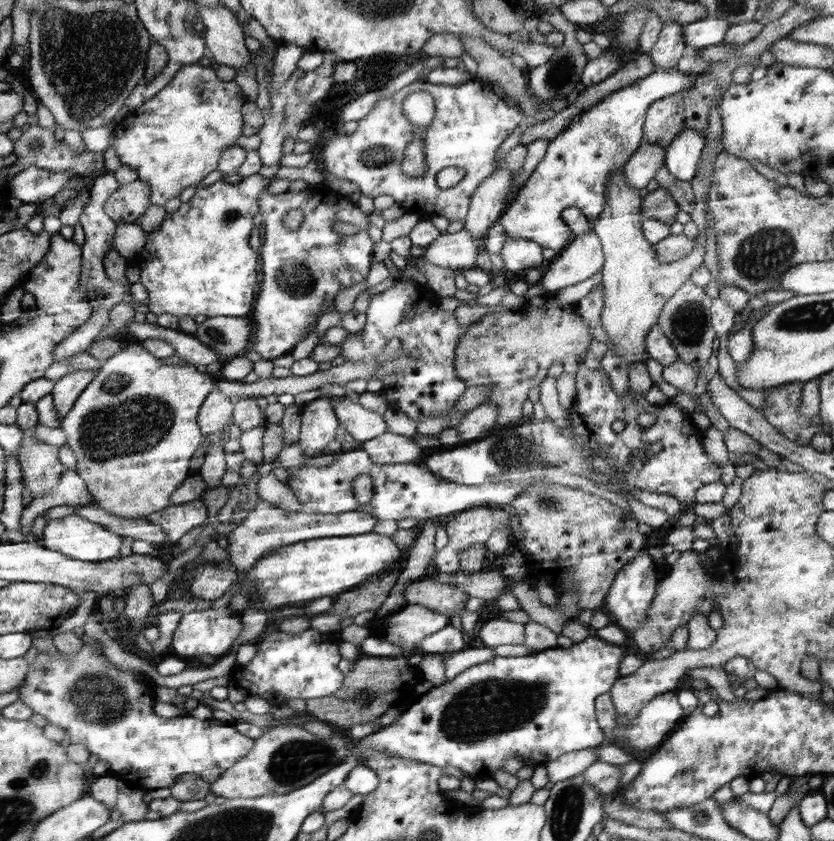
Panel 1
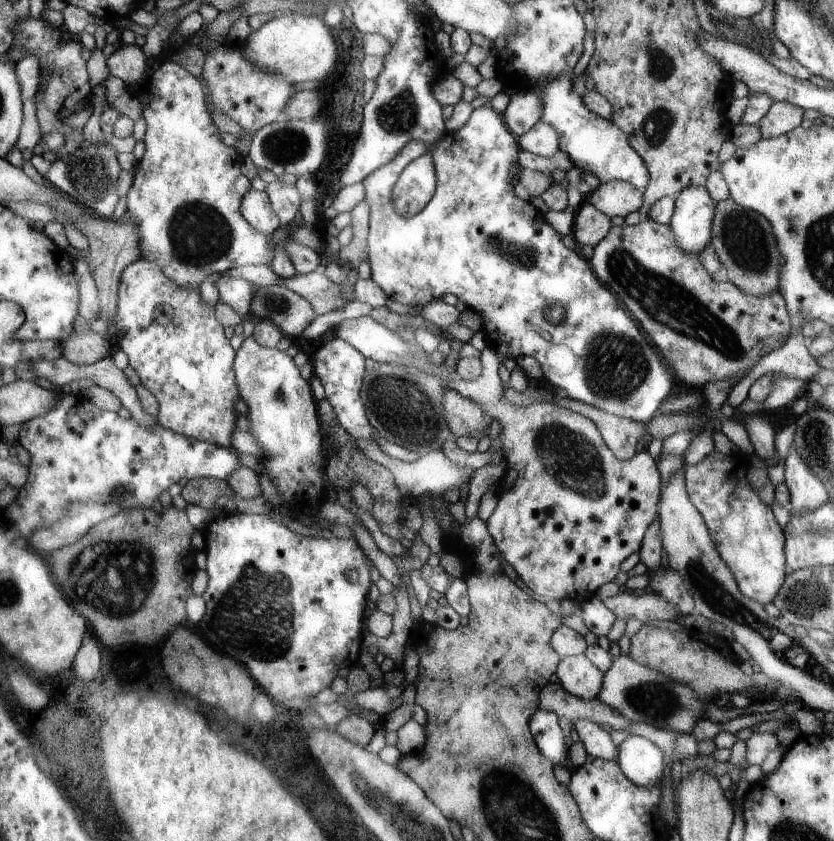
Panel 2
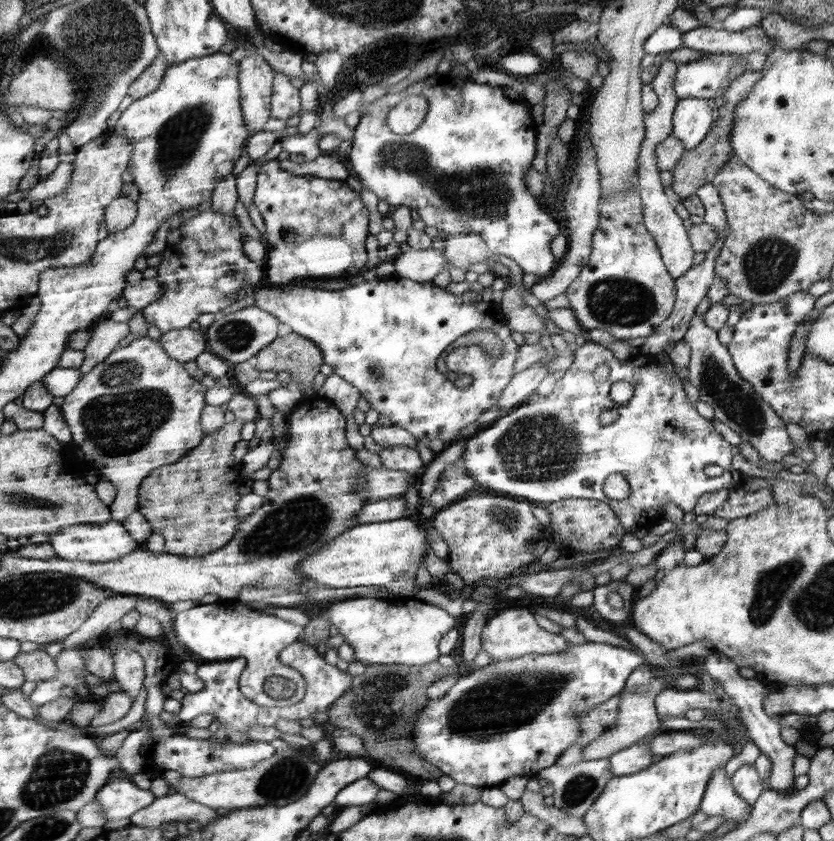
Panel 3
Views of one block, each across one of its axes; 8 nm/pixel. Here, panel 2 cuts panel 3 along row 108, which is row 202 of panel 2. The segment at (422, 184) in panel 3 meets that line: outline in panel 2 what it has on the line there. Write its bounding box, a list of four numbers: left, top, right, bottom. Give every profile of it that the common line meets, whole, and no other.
[364,104,674,423]

